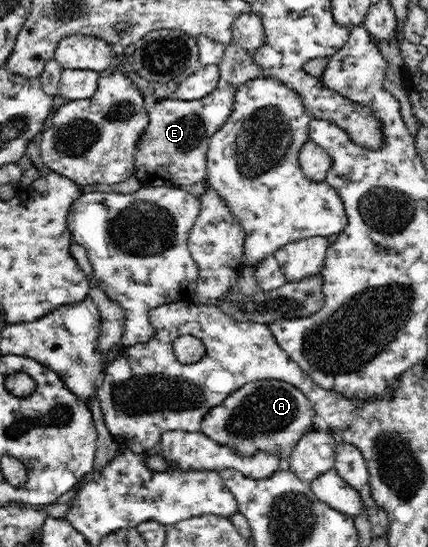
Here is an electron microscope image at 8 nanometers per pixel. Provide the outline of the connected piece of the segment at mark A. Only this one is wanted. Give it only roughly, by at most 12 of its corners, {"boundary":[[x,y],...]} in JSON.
{"boundary":[[245,383],[200,431],[240,454],[280,454],[313,425],[292,383]]}

